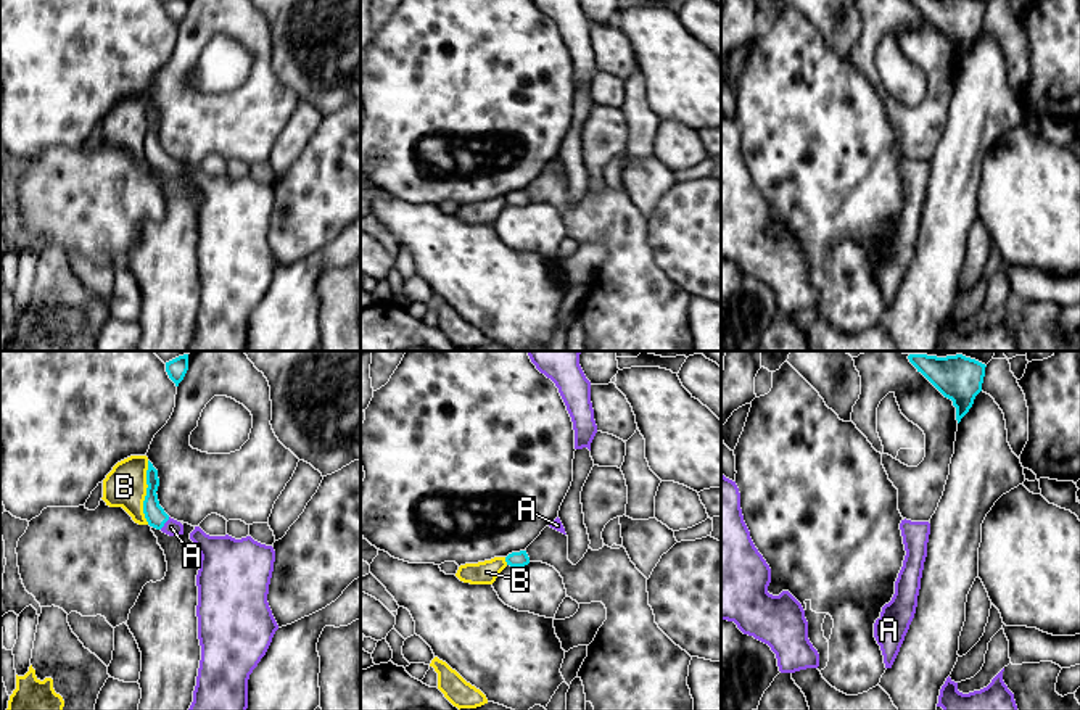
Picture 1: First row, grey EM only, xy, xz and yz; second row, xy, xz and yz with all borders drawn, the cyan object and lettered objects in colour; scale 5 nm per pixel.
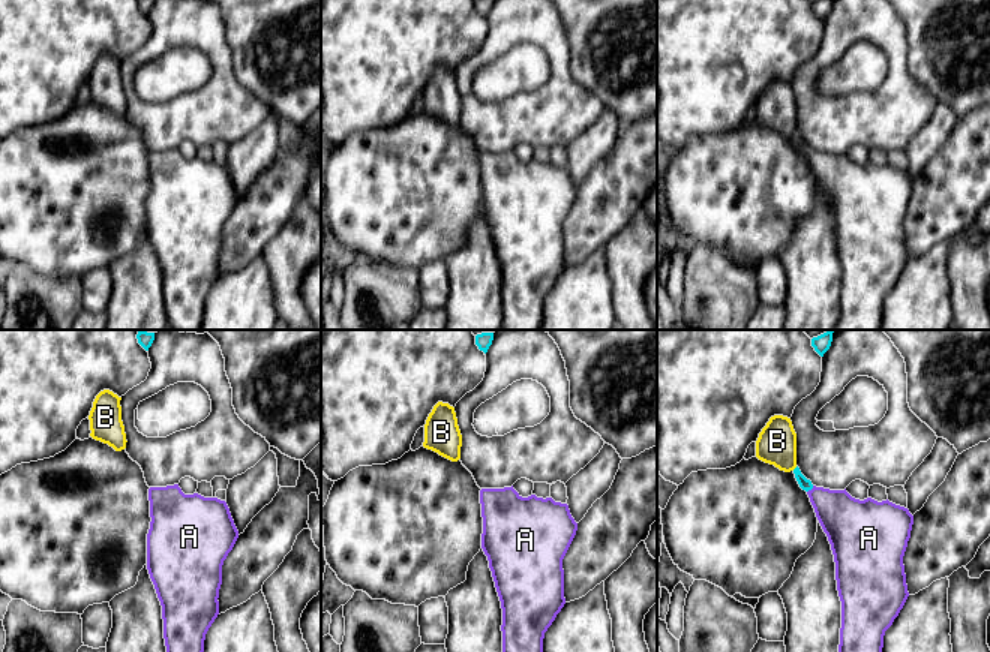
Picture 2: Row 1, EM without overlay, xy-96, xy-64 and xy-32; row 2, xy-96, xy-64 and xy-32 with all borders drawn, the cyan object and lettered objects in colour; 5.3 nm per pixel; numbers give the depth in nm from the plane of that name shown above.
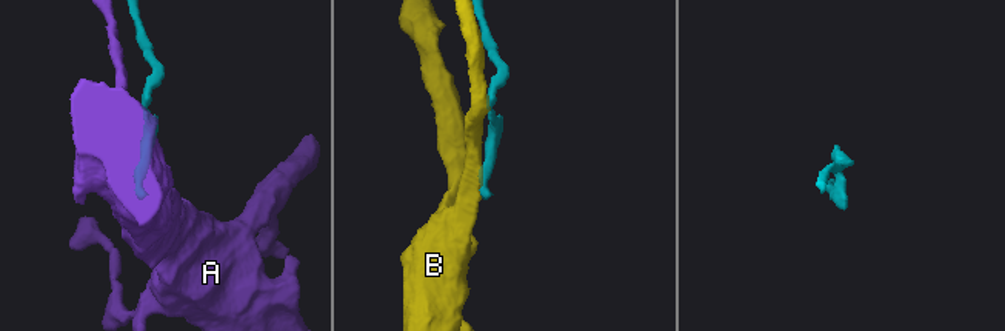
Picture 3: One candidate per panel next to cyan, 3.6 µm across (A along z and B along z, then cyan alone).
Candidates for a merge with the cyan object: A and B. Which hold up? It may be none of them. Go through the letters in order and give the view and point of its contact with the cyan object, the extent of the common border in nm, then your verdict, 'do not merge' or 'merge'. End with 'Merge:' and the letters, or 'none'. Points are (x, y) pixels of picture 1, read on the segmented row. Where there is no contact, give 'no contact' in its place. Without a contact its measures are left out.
A: xy (164, 522) | 80 nm | merge
B: xy (147, 493) | 320 nm | do not merge
Merge: A

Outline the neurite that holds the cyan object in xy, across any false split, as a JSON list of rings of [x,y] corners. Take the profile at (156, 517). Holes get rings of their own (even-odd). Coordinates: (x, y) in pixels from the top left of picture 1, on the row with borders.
[[[148,460],[148,470],[146,470],[146,496],[143,501],[143,514],[150,526],[161,530],[163,533],[169,536],[183,535],[183,525],[174,518],[171,518],[164,509],[159,506],[158,501],[158,470],[153,467],[153,464]]]

